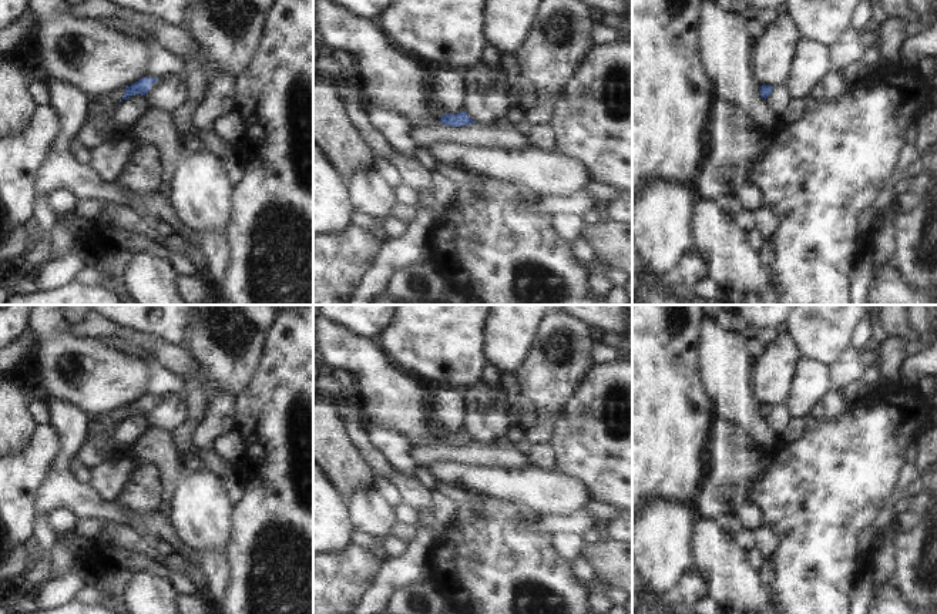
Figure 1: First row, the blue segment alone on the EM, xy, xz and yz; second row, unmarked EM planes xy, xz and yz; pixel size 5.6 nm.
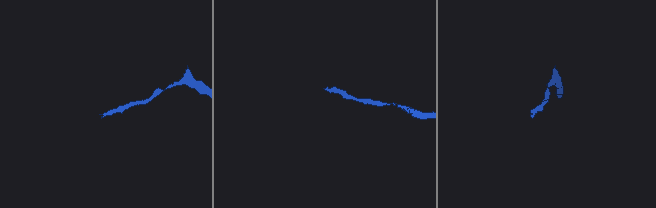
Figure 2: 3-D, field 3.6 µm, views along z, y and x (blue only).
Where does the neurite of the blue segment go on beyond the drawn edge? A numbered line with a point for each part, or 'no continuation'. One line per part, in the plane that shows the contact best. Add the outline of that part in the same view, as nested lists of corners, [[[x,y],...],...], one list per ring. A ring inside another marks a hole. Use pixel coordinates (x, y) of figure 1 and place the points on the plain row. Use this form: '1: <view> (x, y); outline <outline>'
no continuation

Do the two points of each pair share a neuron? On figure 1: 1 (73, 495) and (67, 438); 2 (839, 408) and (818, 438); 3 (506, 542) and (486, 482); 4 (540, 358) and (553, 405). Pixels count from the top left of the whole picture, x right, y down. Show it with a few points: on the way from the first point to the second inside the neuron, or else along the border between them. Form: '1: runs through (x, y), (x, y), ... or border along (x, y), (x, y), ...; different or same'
1: runs through (63, 480), (63, 456), (66, 452); same
2: border along (850, 406), (839, 416), (826, 418); different
3: border along (469, 493), (506, 500), (524, 507); different
4: runs through (548, 369), (548, 393); same

